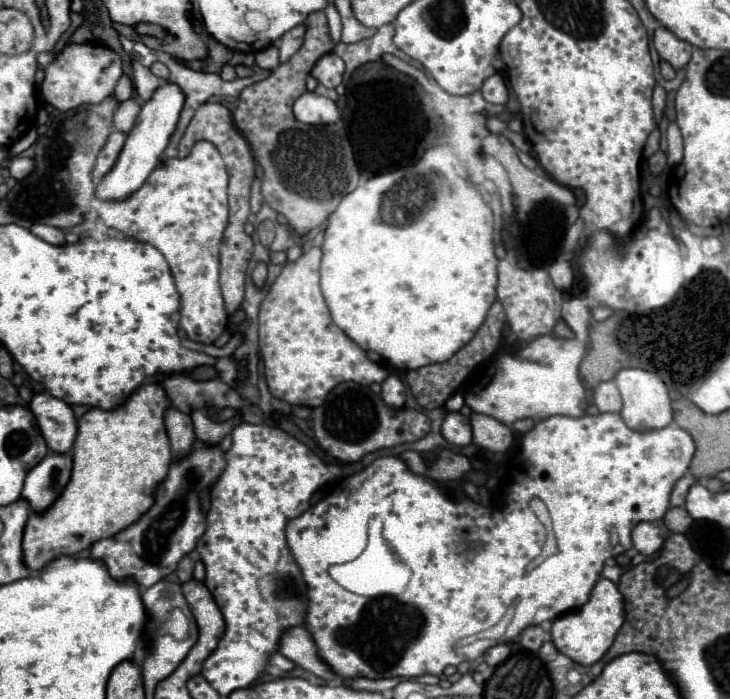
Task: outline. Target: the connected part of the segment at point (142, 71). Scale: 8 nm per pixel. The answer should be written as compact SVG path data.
M133 62L133 82L135 82L135 90L143 102L163 84L161 78L157 78L149 68L145 68L139 62Z

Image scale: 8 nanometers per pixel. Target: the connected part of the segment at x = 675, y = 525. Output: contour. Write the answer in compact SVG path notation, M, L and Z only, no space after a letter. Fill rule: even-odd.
M669 508L663 520L671 532L681 532L681 534L685 534L693 524L693 518L685 508Z

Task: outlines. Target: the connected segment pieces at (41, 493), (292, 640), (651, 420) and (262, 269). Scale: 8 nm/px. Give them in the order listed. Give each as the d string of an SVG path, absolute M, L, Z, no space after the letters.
M71 452L45 456L25 478L21 492L33 514L43 514L61 496L71 478Z
M295 626L295 628L285 630L279 640L279 652L285 658L289 658L291 662L295 662L297 666L313 672L315 676L319 676L323 680L335 678L335 674L329 670L329 666L325 662L321 666L321 658L317 654L311 634L305 630L305 626Z
M625 368L625 370L617 372L613 382L619 388L621 398L623 398L621 418L631 430L657 430L657 428L665 428L673 422L669 390L657 374L641 370L641 368Z
M259 262L259 264L255 266L251 278L253 278L253 284L255 284L257 288L263 288L263 286L265 286L265 280L267 280L267 264L265 264L265 262Z

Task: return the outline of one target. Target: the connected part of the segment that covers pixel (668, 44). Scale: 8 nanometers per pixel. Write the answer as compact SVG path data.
M661 26L655 30L653 46L655 46L659 58L669 62L675 70L685 68L693 54L693 46L689 42L679 40L675 34L671 34L667 28L661 28Z

